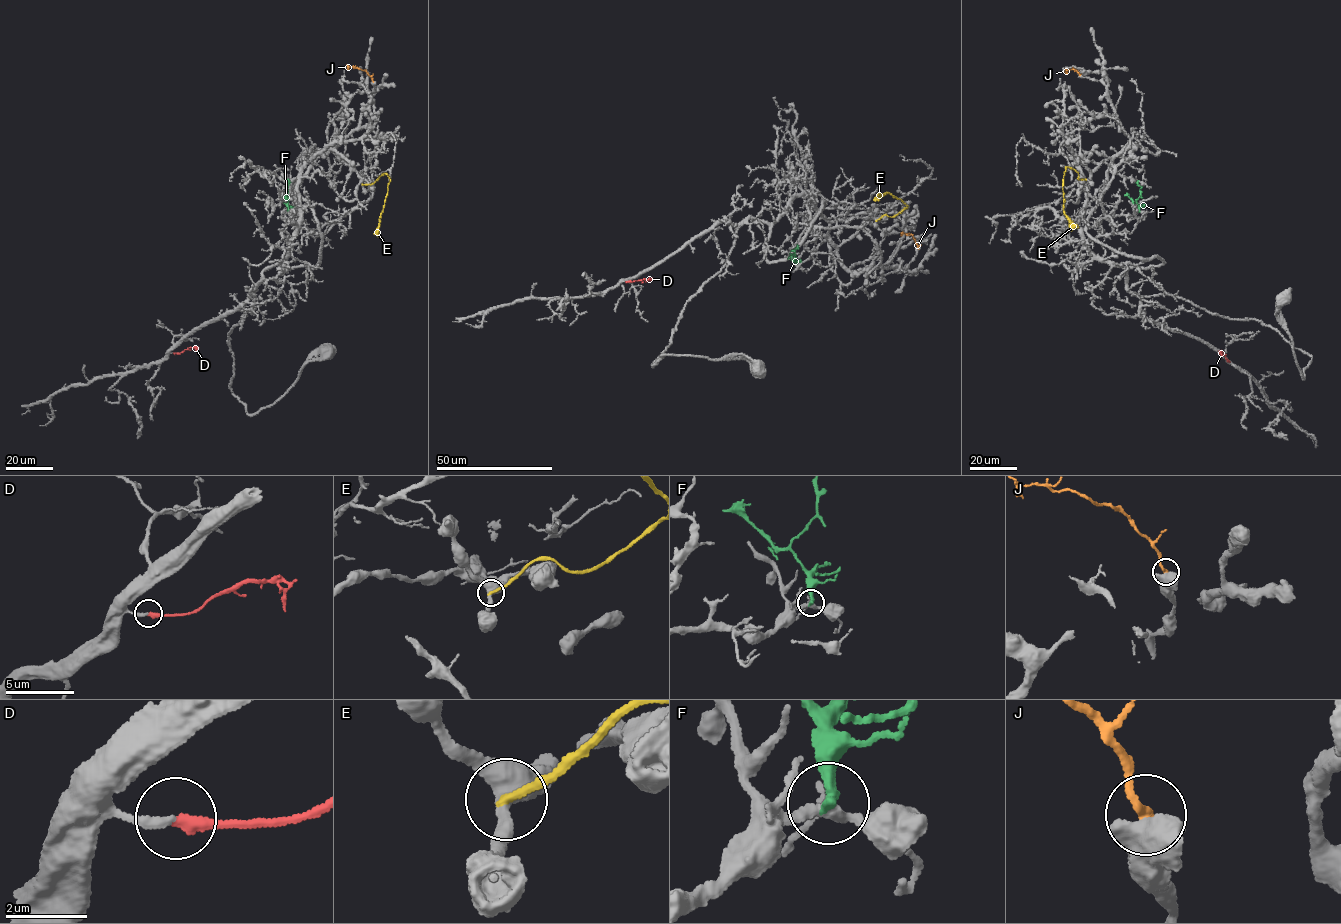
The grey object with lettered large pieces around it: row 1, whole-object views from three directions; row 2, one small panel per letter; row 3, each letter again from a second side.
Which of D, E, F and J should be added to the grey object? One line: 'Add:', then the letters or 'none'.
Add: D

